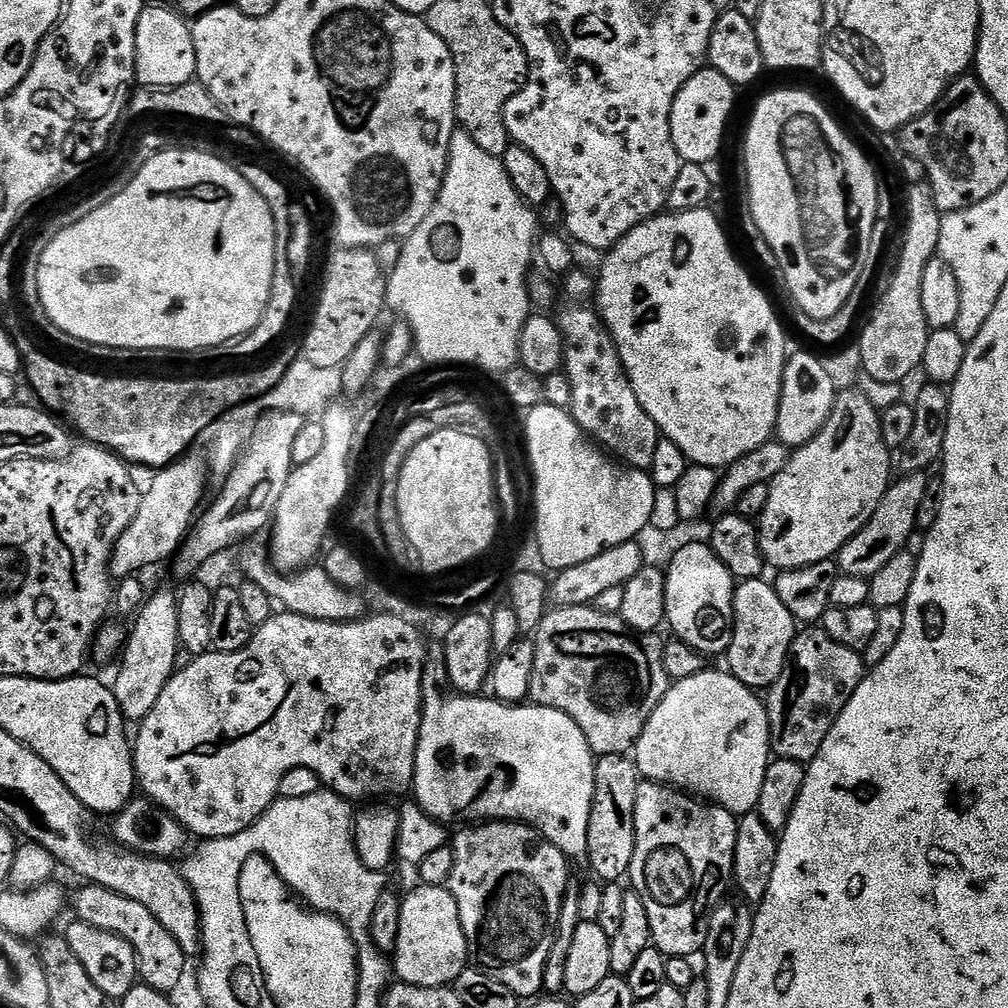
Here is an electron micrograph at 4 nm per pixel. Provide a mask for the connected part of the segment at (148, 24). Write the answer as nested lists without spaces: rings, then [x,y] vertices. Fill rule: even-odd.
[[[145,7],[136,31],[136,83],[140,88],[177,88],[196,80],[194,38],[189,21],[172,8]]]

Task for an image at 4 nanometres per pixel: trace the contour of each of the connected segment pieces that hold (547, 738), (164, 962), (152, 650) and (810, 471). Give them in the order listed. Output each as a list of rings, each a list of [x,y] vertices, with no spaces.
[[[429,651],[424,662],[424,673],[422,674],[422,698],[424,707],[420,717],[420,737],[416,747],[416,779],[414,781],[414,800],[420,809],[428,815],[431,820],[438,820],[445,826],[456,824],[459,820],[464,822],[519,822],[527,824],[529,828],[535,828],[545,840],[549,840],[569,861],[583,861],[588,854],[588,831],[590,830],[590,814],[594,802],[594,778],[596,777],[597,757],[590,750],[586,742],[586,734],[562,710],[553,708],[542,708],[535,702],[524,702],[519,706],[506,704],[495,698],[488,698],[480,694],[465,694],[457,692],[453,688],[448,677],[448,668],[444,665],[443,651]]]
[[[85,883],[80,887],[84,888],[76,892],[75,919],[86,922],[90,926],[98,926],[98,930],[106,930],[126,938],[126,942],[138,957],[139,979],[149,988],[172,994],[186,969],[184,963],[186,954],[178,938],[174,938],[174,934],[170,934],[170,930],[166,930],[166,926],[162,926],[162,922],[158,922],[158,918],[154,918],[154,914],[150,914],[146,906],[142,906],[142,902],[122,898],[122,894],[114,894],[112,890],[106,890],[106,886]]]
[[[175,591],[160,592],[157,596],[149,595],[135,617],[136,625],[133,626],[132,633],[126,636],[126,643],[122,648],[124,661],[120,664],[116,684],[111,685],[125,721],[145,720],[150,710],[154,710],[154,702],[158,702],[158,694],[162,694],[166,682],[175,672],[175,655],[181,648],[176,597]]]
[[[841,391],[836,398],[836,405],[832,408],[830,418],[825,422],[824,429],[817,434],[808,444],[804,444],[801,448],[795,449],[791,453],[788,465],[776,475],[776,479],[771,481],[768,490],[768,501],[766,502],[766,510],[760,515],[758,521],[758,531],[760,533],[760,549],[764,555],[765,561],[769,565],[772,564],[776,570],[787,570],[789,568],[805,568],[811,564],[817,564],[823,560],[832,560],[839,553],[842,545],[853,540],[856,535],[863,530],[866,522],[870,522],[870,518],[874,514],[874,510],[878,510],[878,506],[882,502],[882,498],[888,493],[888,485],[894,480],[894,456],[890,451],[890,445],[884,440],[881,425],[881,413],[876,413],[876,408],[863,396],[860,392],[844,392]]]

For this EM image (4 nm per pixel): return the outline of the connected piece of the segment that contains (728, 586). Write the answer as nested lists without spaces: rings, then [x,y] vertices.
[[[707,543],[686,546],[674,555],[666,567],[666,624],[672,627],[671,635],[705,657],[727,653],[732,637],[732,603],[737,581],[732,572],[713,554]]]

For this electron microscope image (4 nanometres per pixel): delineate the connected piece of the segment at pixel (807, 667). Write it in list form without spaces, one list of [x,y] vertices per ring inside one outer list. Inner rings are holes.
[[[823,630],[797,631],[788,651],[788,662],[778,682],[774,682],[766,692],[773,753],[781,760],[793,760],[805,766],[811,764],[812,759],[822,750],[822,742],[826,742],[826,734],[830,734],[834,722],[850,702],[854,690],[858,690],[858,686],[864,681],[865,675],[866,665],[861,653],[834,642],[834,638],[827,636]]]

